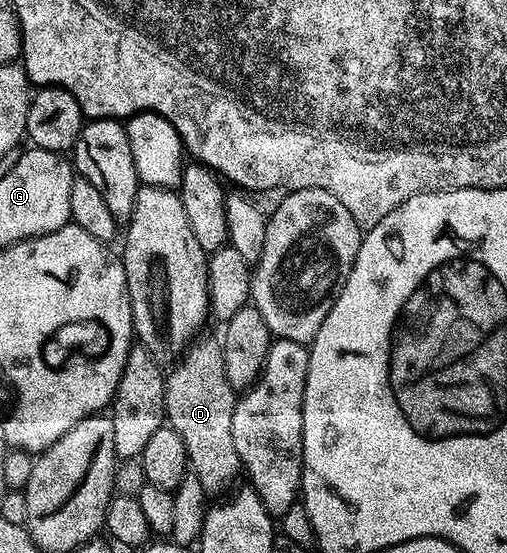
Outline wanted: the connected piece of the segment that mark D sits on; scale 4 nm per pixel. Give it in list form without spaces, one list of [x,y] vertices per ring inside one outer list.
[[[195,339],[169,369],[166,376],[166,419],[169,427],[180,434],[189,471],[200,478],[200,486],[204,486],[208,494],[225,493],[231,487],[229,484],[238,474],[240,476],[236,447],[232,442],[236,390],[228,382],[228,370],[224,370],[221,343],[217,339],[202,339]]]

